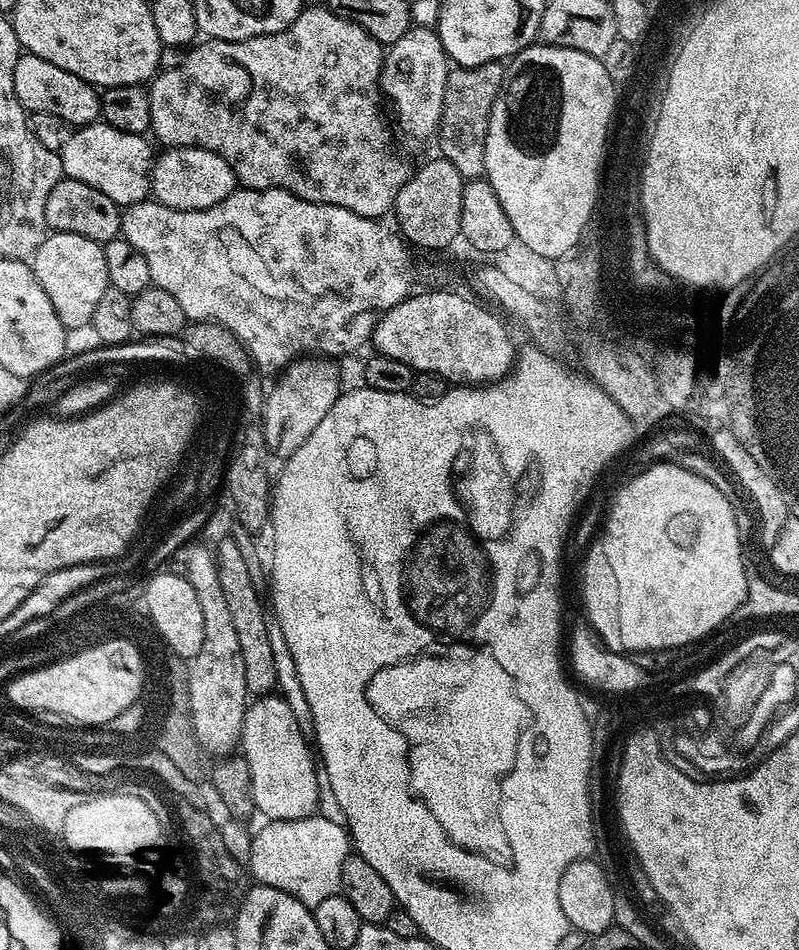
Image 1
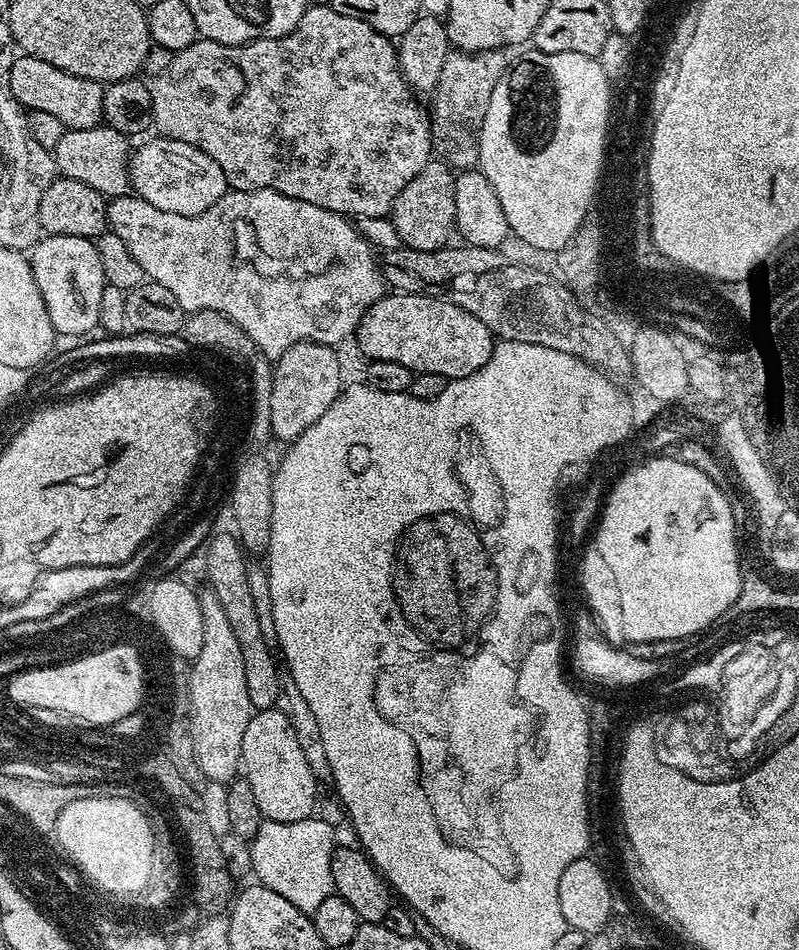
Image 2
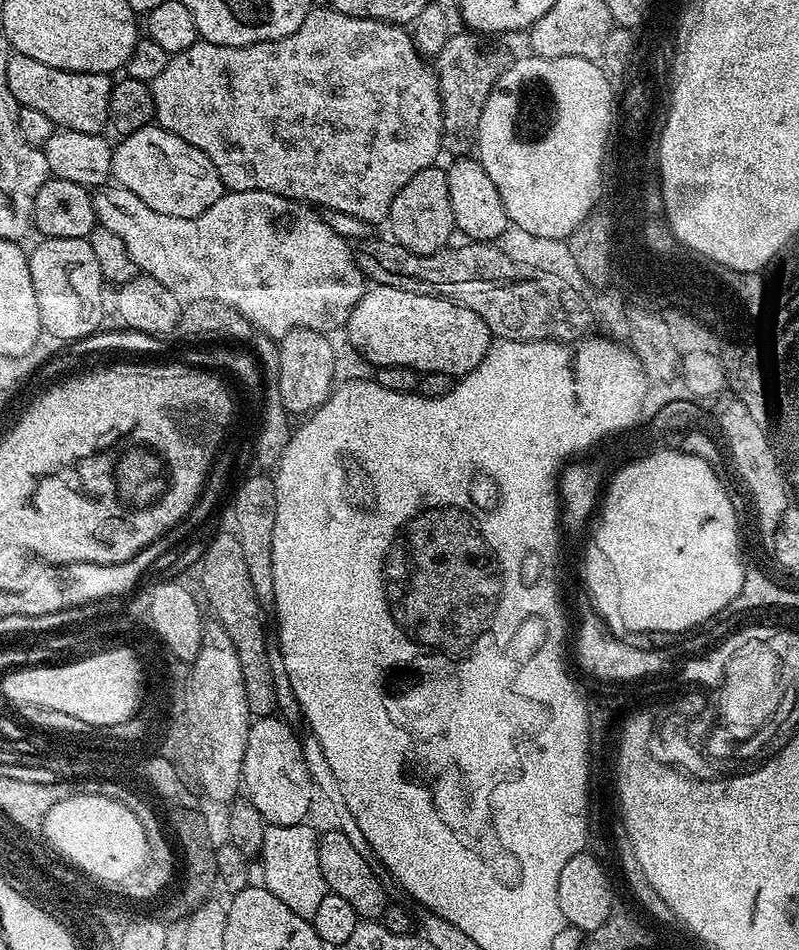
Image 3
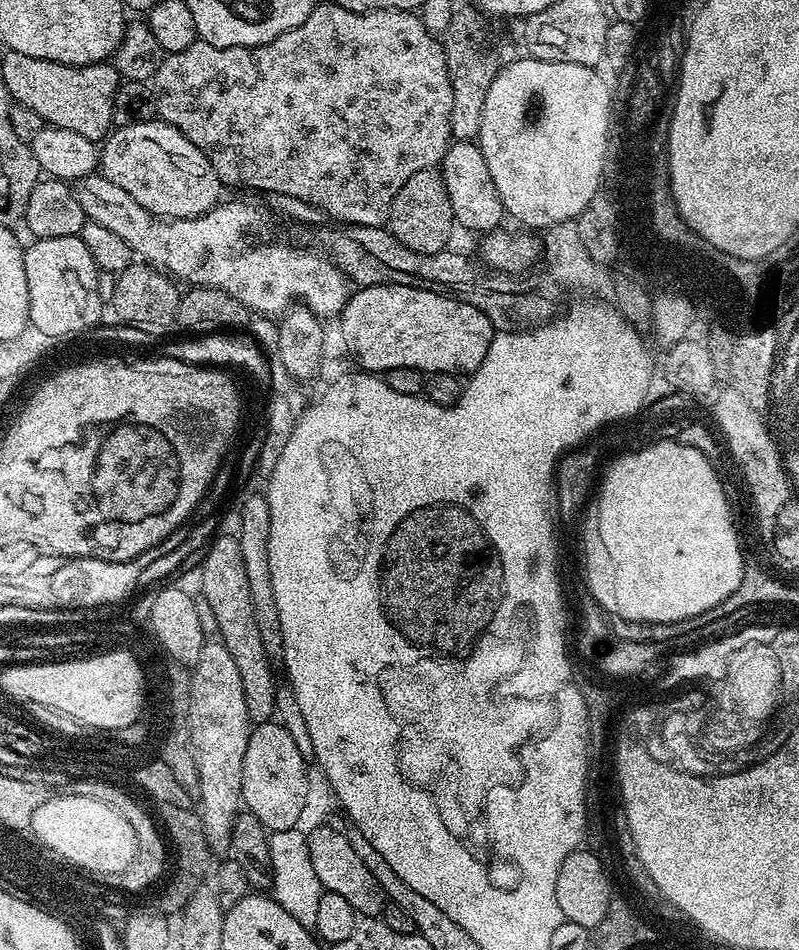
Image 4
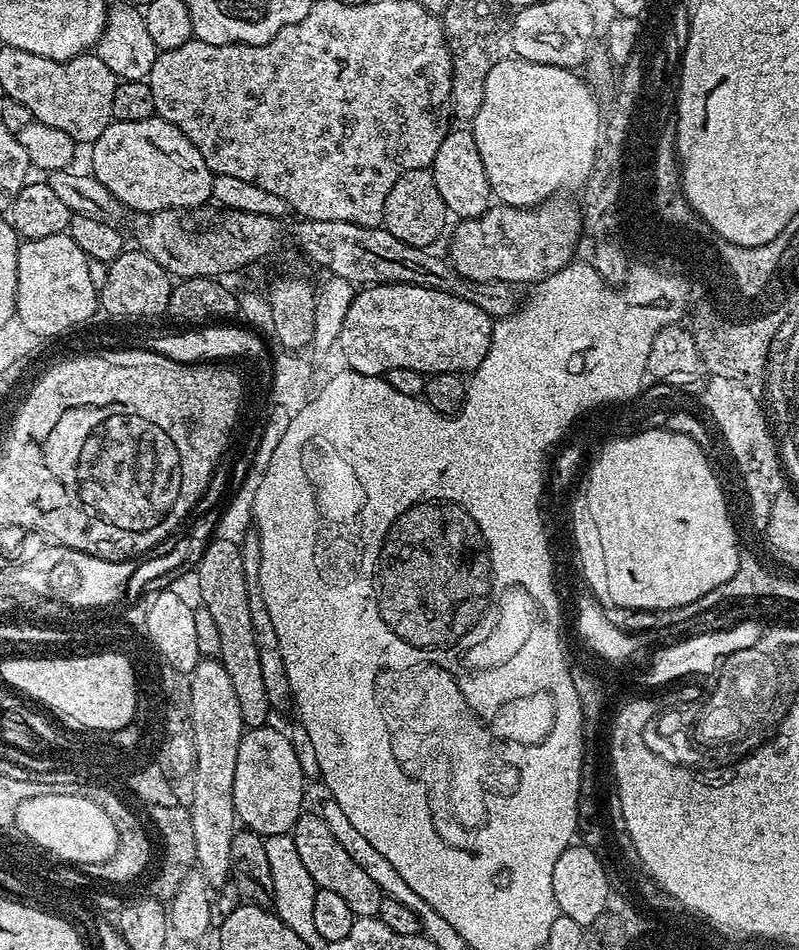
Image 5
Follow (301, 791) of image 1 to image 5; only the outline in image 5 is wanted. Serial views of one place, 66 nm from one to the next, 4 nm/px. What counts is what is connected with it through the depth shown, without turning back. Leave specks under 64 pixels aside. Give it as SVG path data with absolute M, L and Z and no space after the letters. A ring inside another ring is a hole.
M267 726L245 731L236 747L232 770L232 806L249 833L265 838L291 833L302 815L304 785L306 779L296 747L284 732Z

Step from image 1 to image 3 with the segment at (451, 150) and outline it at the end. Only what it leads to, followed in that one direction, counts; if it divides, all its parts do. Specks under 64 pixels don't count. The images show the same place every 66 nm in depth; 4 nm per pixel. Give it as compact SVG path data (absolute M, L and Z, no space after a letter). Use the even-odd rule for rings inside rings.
M471 30L453 31L452 37L442 46L434 58L436 76L440 79L440 97L444 106L444 144L452 147L456 154L464 154L476 142L478 126L482 122L482 110L495 88L502 63L488 49L487 39Z

